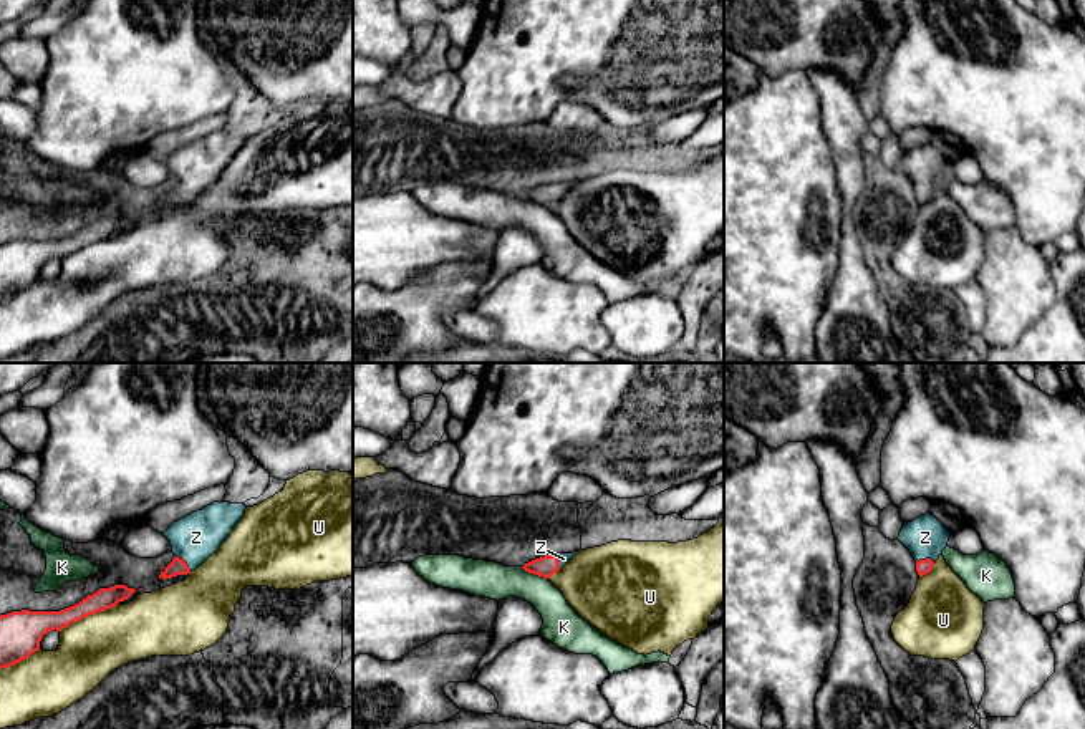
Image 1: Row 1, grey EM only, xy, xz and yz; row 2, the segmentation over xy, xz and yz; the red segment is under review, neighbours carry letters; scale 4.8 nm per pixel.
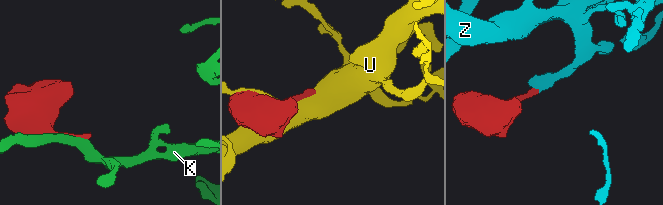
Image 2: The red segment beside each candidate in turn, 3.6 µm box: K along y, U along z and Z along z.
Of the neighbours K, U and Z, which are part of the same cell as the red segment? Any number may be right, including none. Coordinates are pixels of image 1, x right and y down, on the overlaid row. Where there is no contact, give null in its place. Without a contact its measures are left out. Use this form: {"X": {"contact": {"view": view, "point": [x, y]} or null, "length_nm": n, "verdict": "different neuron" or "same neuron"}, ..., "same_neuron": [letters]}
{"K": {"contact": {"view": "xz", "point": [534, 574]}, "length_nm": 150, "verdict": "different neuron"}, "U": {"contact": {"view": "xy", "point": [88, 615]}, "length_nm": 320, "verdict": "different neuron"}, "Z": {"contact": {"view": "xy", "point": [184, 562]}, "length_nm": 110, "verdict": "same neuron"}, "same_neuron": ["Z"]}

